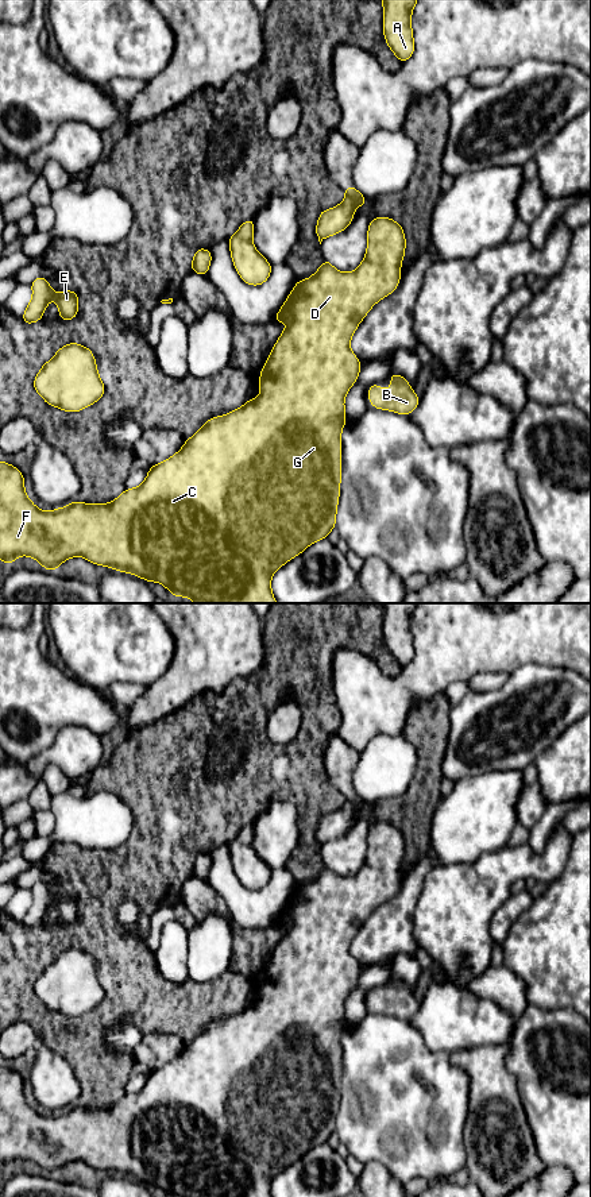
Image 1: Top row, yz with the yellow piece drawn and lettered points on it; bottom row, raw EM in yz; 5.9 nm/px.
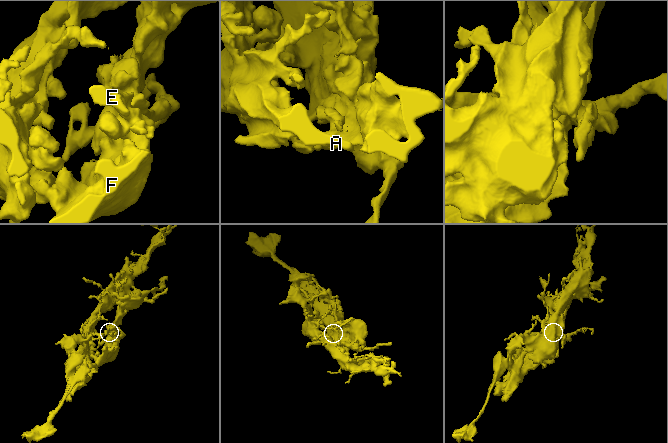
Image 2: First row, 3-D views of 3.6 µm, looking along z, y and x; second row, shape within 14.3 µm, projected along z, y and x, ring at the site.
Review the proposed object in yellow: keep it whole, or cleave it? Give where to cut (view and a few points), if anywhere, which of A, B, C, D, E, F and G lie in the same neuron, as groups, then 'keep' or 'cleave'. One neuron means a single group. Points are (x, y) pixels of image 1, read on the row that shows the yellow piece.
no cut; A B C D E F G; keep

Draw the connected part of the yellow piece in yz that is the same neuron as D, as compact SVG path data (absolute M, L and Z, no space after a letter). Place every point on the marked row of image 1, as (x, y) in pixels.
M376 217L370 221L367 232L367 251L359 267L351 273L341 273L328 259L308 279L297 281L293 291L282 305L273 321L287 323L279 339L271 350L264 367L260 371L260 393L258 398L248 399L242 408L220 417L209 418L184 447L170 459L151 466L146 480L135 489L127 489L111 503L81 503L70 502L67 507L58 507L53 511L38 509L24 491L24 476L15 467L0 462L0 561L13 564L18 556L30 556L39 561L45 569L55 571L65 560L81 556L90 563L111 567L112 569L136 575L147 582L163 584L174 596L185 596L194 603L277 603L271 592L273 574L298 556L310 544L328 538L336 525L336 511L341 480L341 430L347 422L344 398L356 382L362 363L351 351L349 343L358 325L370 309L382 298L391 294L401 279L401 263L403 260L406 239L403 228L390 217Z

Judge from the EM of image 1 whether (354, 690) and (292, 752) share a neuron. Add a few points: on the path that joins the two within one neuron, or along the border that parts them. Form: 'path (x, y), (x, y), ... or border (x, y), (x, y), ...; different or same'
border (331, 675), (335, 702), (340, 711), (338, 733); different

